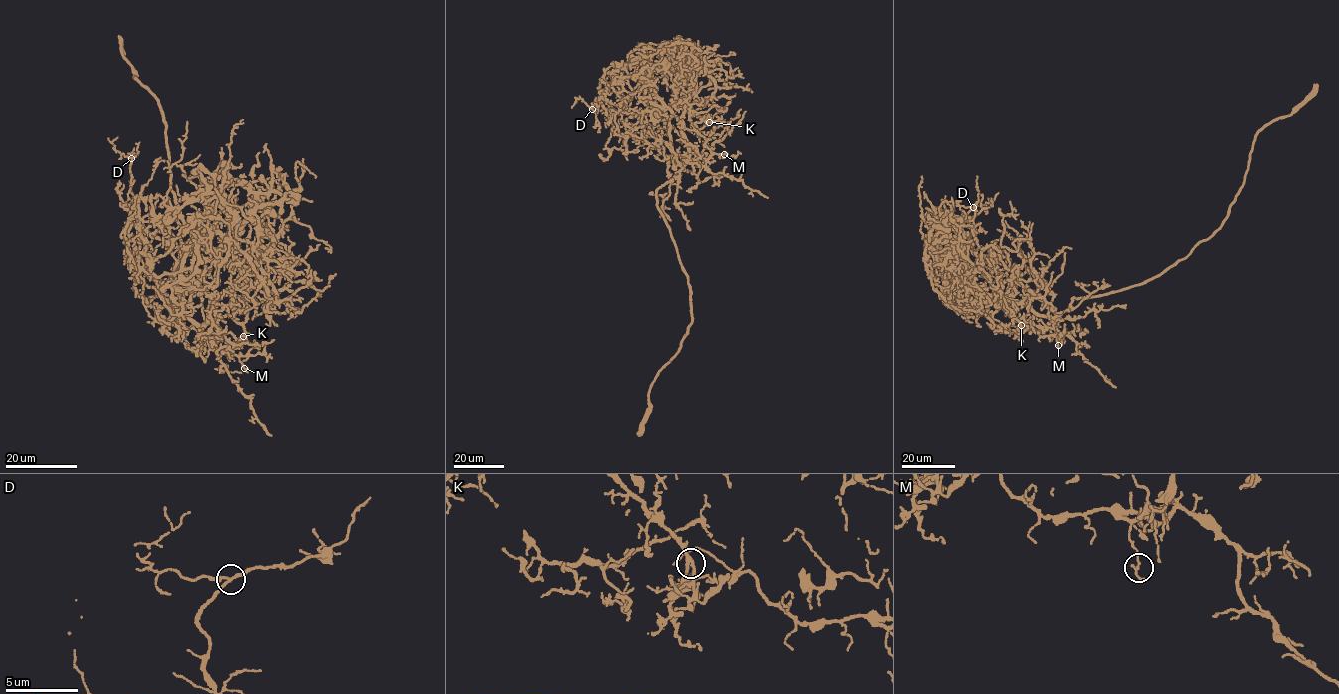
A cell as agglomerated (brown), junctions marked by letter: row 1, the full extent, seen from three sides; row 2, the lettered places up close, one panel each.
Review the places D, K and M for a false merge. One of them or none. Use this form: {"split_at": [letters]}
{"split_at": ["M"]}

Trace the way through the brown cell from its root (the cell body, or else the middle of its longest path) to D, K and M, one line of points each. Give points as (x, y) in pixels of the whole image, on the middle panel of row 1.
D: (658, 207), (656, 191), (688, 159), (679, 118), (649, 85), (629, 94), (611, 119), (602, 103), (592, 109)
K: (658, 207), (656, 191), (688, 159), (688, 143), (682, 131), (683, 110), (688, 105), (695, 115), (709, 122)
M: (658, 207), (656, 191), (689, 160), (696, 160), (704, 166), (713, 154), (724, 154)

